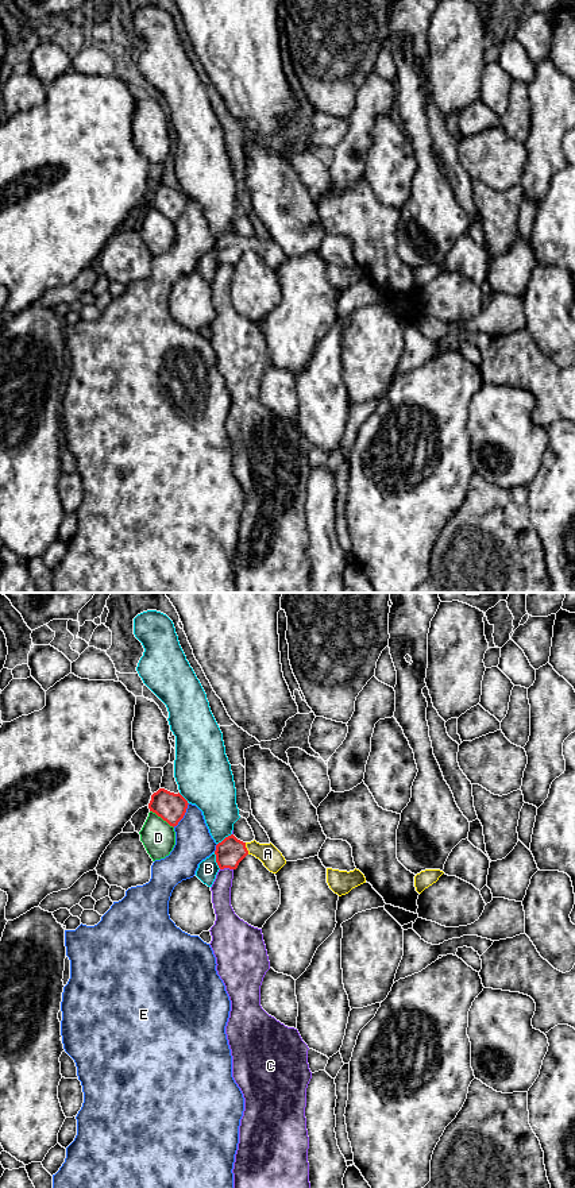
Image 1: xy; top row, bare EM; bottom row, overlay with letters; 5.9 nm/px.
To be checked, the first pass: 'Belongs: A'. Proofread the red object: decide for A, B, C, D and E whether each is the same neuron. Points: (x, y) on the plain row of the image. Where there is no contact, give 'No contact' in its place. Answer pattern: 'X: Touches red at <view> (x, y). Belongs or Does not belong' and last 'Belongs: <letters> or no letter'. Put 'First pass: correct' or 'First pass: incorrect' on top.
First pass: correct
A: Touches red at xy (246, 243). Belongs
B: Touches red at xy (216, 255). Does not belong
C: Touches red at xy (226, 262). Does not belong
D: Touches red at xy (162, 213). Does not belong
E: Touches red at xy (184, 209). Does not belong
Belongs: A

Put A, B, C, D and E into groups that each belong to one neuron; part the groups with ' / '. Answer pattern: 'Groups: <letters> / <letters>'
Groups: A / B / C / D / E

